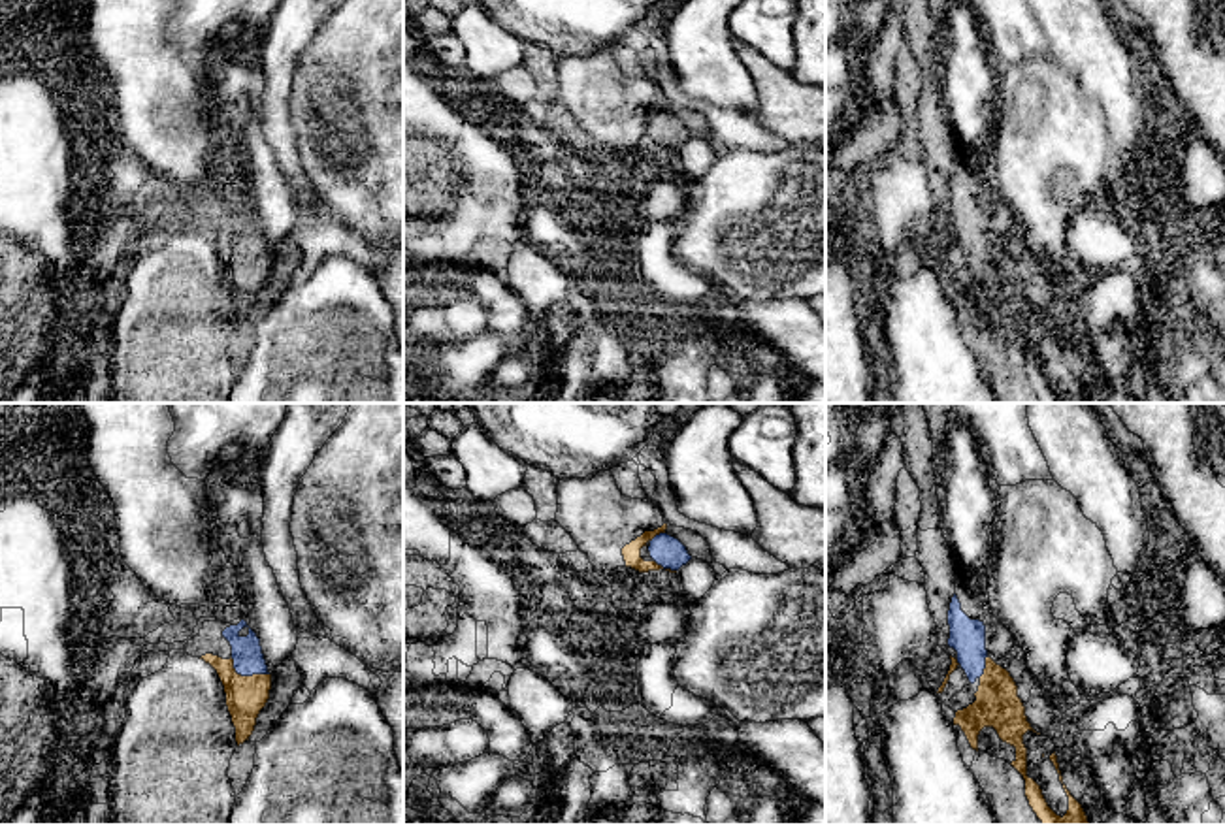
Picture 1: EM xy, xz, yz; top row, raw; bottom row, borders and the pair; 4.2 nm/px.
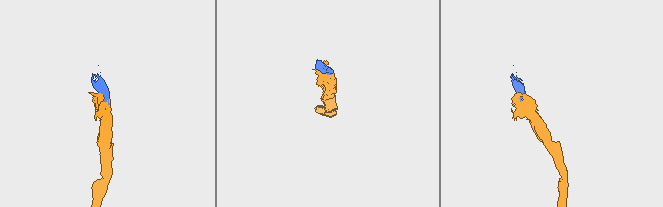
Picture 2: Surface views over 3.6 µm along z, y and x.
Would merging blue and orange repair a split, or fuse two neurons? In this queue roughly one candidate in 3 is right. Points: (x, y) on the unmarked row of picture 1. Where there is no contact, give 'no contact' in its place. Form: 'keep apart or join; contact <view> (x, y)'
join; contact xy (245, 253)

